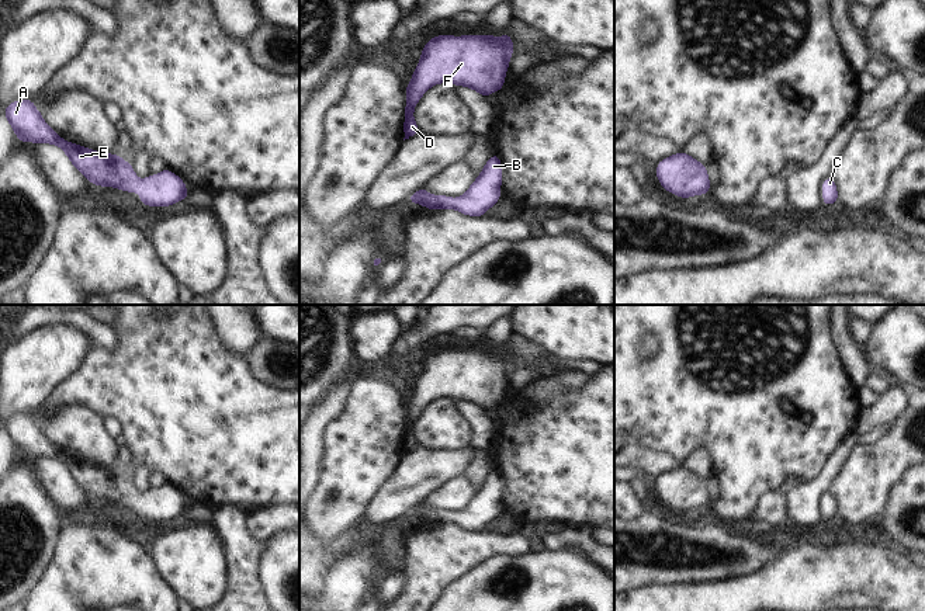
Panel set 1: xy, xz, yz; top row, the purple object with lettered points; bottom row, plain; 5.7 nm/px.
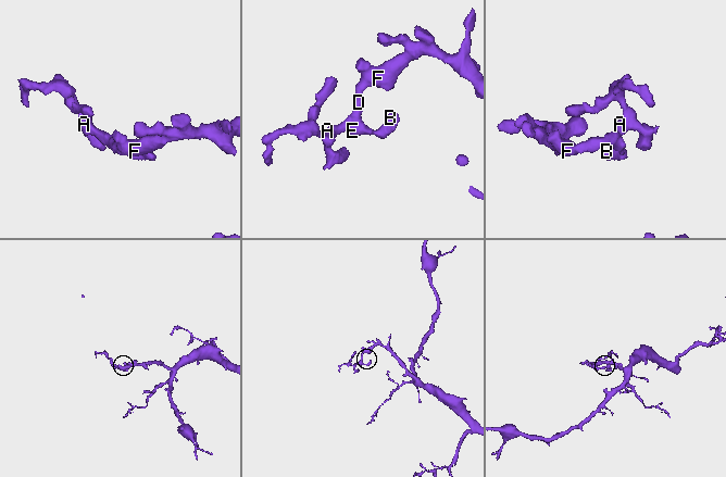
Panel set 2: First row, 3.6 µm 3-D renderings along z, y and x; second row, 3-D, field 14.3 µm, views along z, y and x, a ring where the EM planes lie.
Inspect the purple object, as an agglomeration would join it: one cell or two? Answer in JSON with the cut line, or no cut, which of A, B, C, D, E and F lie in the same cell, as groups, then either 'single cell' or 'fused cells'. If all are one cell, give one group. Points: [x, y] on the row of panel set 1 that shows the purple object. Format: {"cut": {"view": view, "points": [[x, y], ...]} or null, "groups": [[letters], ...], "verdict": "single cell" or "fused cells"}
{"cut": null, "groups": [["A", "B", "C", "D", "E", "F"]], "verdict": "single cell"}

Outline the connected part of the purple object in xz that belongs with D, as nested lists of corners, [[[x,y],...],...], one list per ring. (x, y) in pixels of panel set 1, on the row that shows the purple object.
[[[505,31],[502,38],[493,35],[439,35],[423,48],[410,83],[405,87],[405,139],[420,132],[413,110],[420,97],[439,83],[465,86],[484,97],[502,90],[513,41]]]

